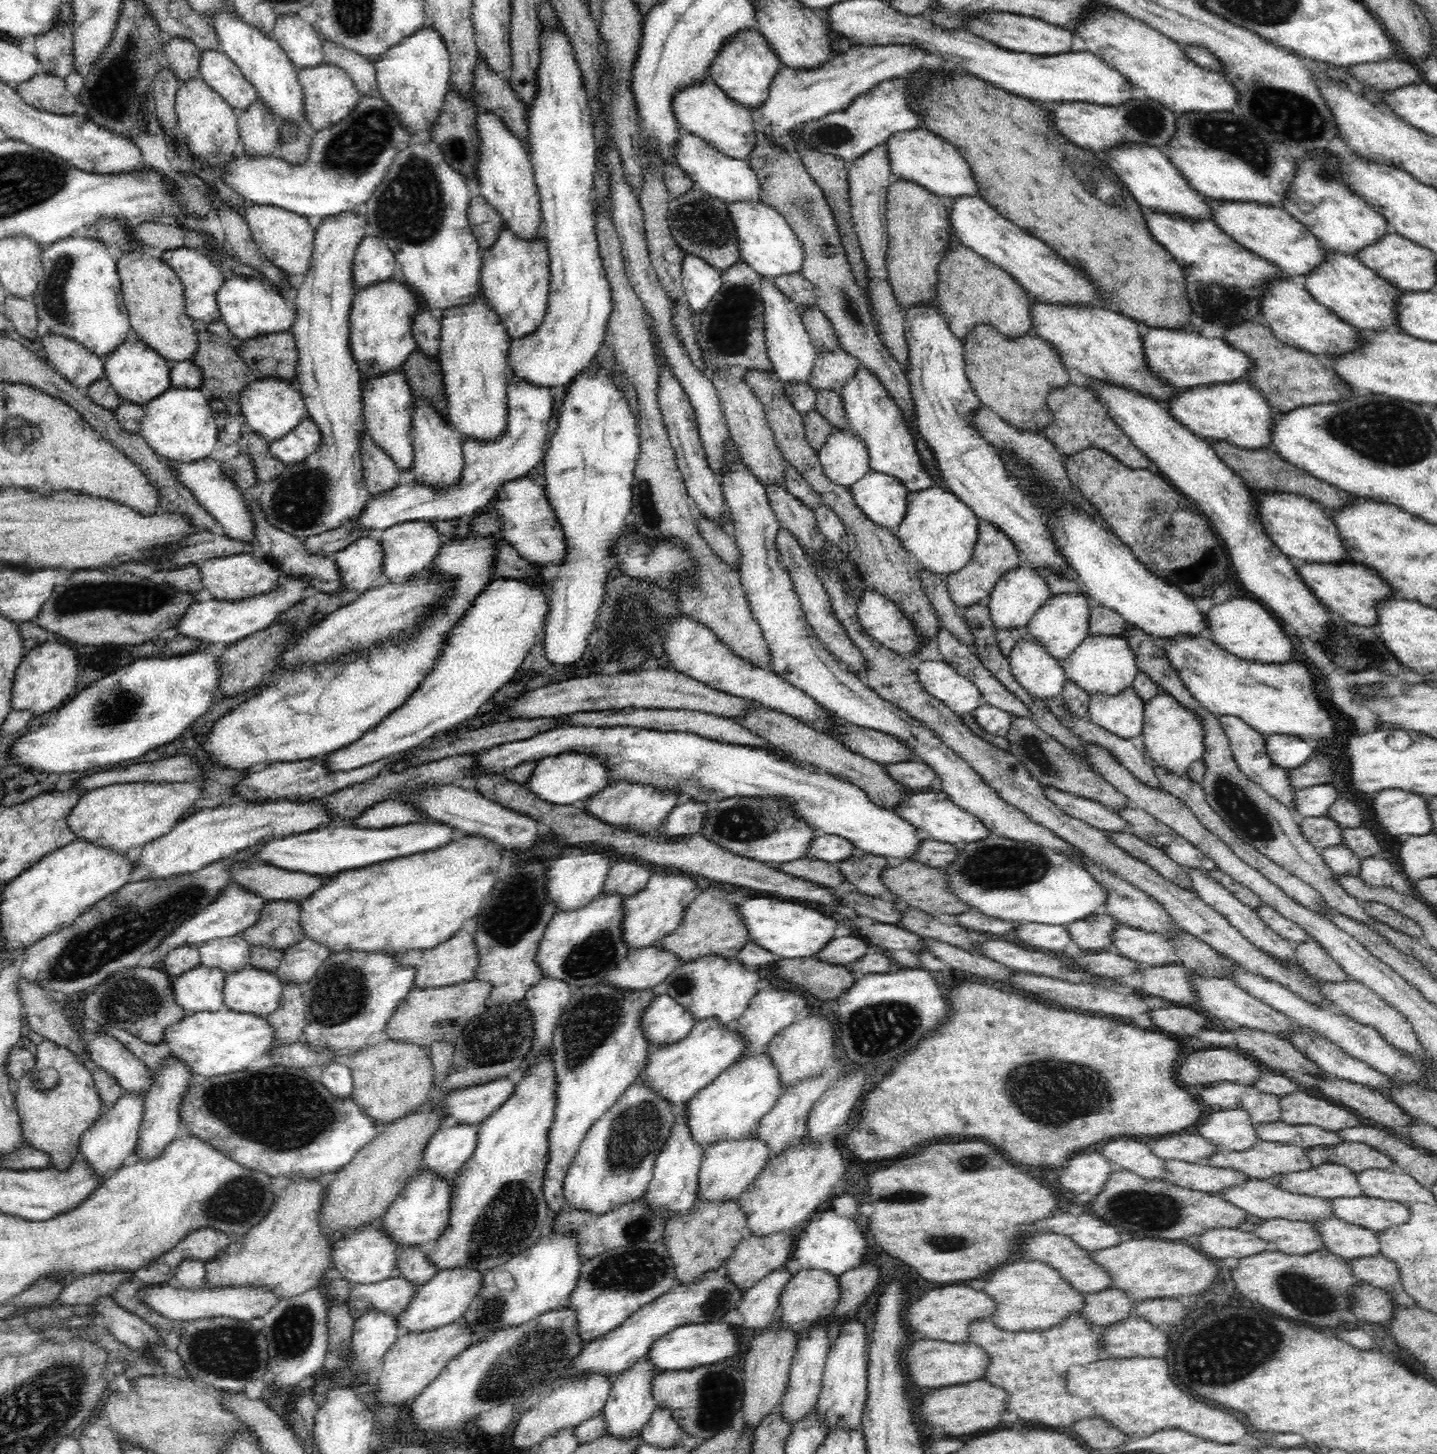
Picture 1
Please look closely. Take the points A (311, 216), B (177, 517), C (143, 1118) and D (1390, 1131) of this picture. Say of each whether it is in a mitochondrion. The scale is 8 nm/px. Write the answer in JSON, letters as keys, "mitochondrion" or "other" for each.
{"A":"other","B":"other","C":"other","D":"other"}

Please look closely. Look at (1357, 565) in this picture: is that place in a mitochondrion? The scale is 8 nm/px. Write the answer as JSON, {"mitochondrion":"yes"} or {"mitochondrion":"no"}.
{"mitochondrion":"no"}

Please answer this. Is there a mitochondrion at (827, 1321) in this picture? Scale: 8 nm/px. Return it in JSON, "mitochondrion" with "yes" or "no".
{"mitochondrion":"no"}

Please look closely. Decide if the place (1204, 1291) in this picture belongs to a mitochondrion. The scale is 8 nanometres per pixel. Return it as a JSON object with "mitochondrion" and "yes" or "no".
{"mitochondrion":"no"}

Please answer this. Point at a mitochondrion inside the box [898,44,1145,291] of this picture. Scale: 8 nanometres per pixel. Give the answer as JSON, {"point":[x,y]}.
{"point":[1083,171]}

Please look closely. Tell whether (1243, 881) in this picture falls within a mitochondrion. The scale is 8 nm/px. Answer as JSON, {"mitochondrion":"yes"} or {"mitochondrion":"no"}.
{"mitochondrion":"no"}

